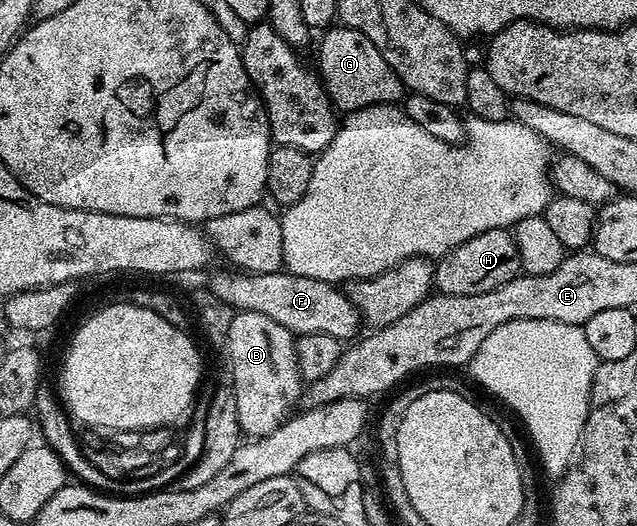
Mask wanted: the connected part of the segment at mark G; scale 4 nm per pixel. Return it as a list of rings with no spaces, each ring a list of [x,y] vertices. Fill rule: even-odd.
[[[333,26],[323,33],[320,40],[320,64],[318,75],[324,81],[328,98],[341,113],[357,112],[366,106],[379,104],[399,105],[406,95],[404,83],[394,70],[378,54],[378,46],[353,28]]]

